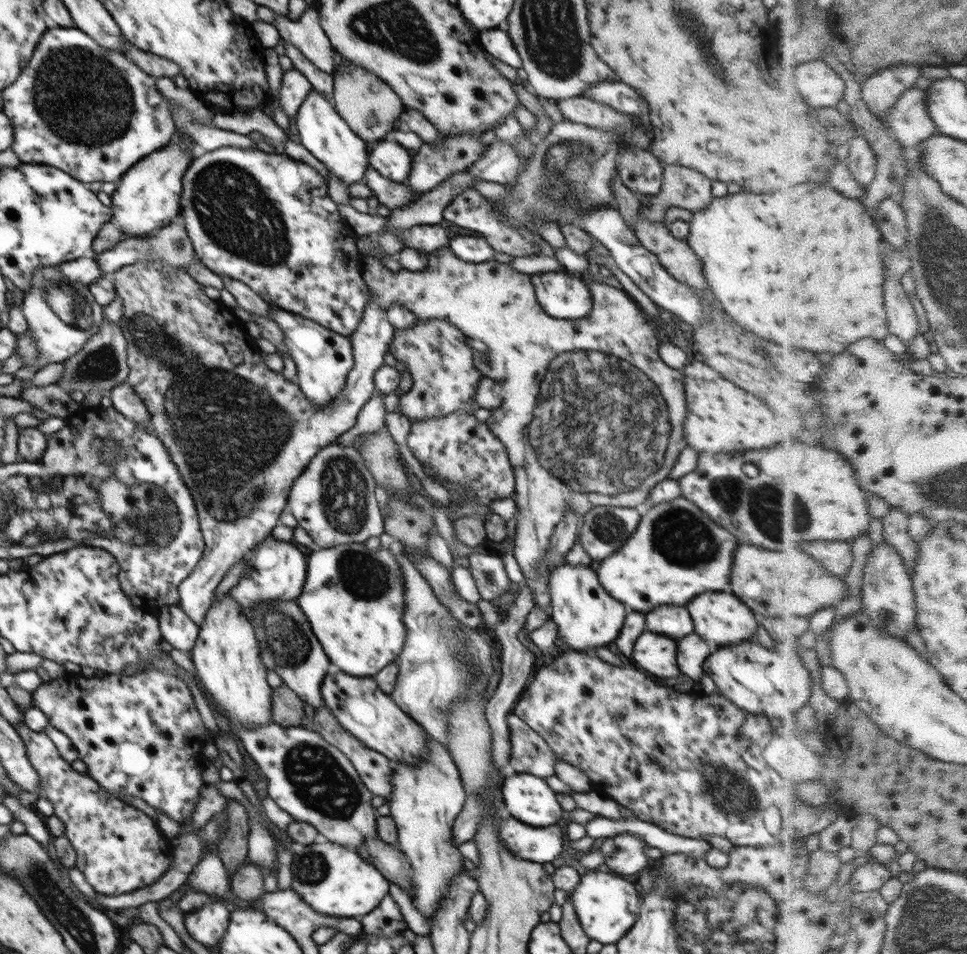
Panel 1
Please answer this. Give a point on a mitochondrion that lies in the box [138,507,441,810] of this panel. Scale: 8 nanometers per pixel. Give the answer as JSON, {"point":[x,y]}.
{"point":[285,644]}

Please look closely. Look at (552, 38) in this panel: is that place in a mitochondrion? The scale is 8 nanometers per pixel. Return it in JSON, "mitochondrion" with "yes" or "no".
{"mitochondrion":"yes"}

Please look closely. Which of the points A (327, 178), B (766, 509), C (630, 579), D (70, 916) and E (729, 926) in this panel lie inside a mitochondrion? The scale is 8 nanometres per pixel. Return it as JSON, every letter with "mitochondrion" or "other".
{"A":"other","B":"mitochondrion","C":"other","D":"mitochondrion","E":"mitochondrion"}

